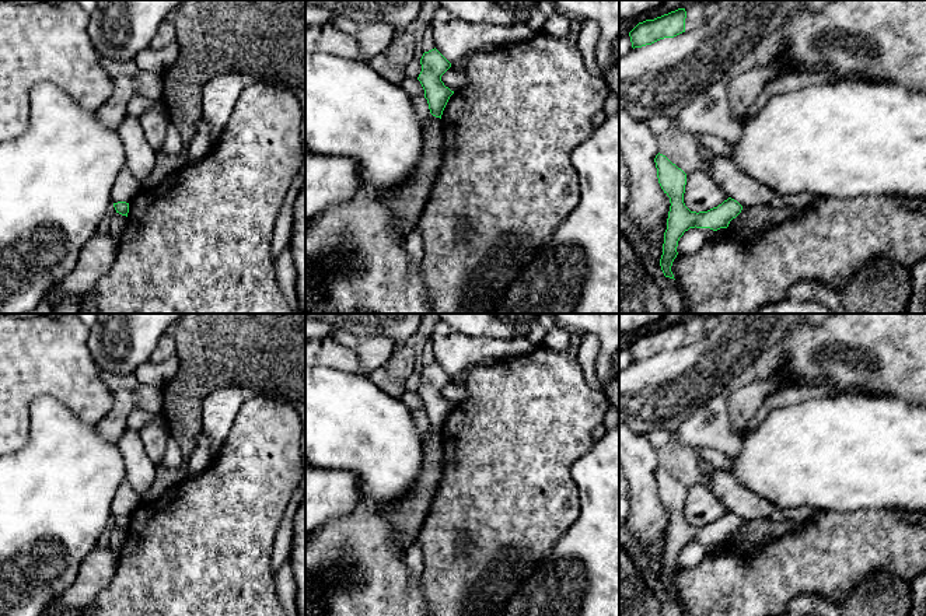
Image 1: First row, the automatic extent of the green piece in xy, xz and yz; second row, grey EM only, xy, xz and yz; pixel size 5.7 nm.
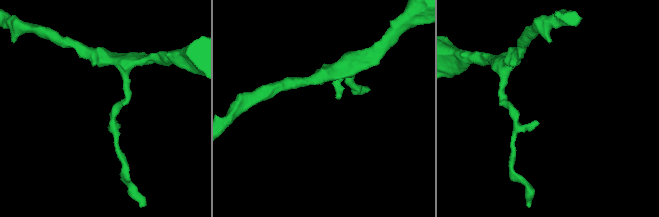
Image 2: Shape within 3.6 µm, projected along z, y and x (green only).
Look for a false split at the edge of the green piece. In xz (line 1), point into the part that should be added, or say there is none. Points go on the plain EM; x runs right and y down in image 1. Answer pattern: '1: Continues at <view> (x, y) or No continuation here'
1: No continuation here

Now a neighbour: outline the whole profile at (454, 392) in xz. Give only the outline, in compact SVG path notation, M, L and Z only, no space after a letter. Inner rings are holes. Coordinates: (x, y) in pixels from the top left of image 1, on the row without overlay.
M450 381L443 389L441 395L445 400L448 400L451 405L457 406L462 403L467 399L467 391L462 384Z

